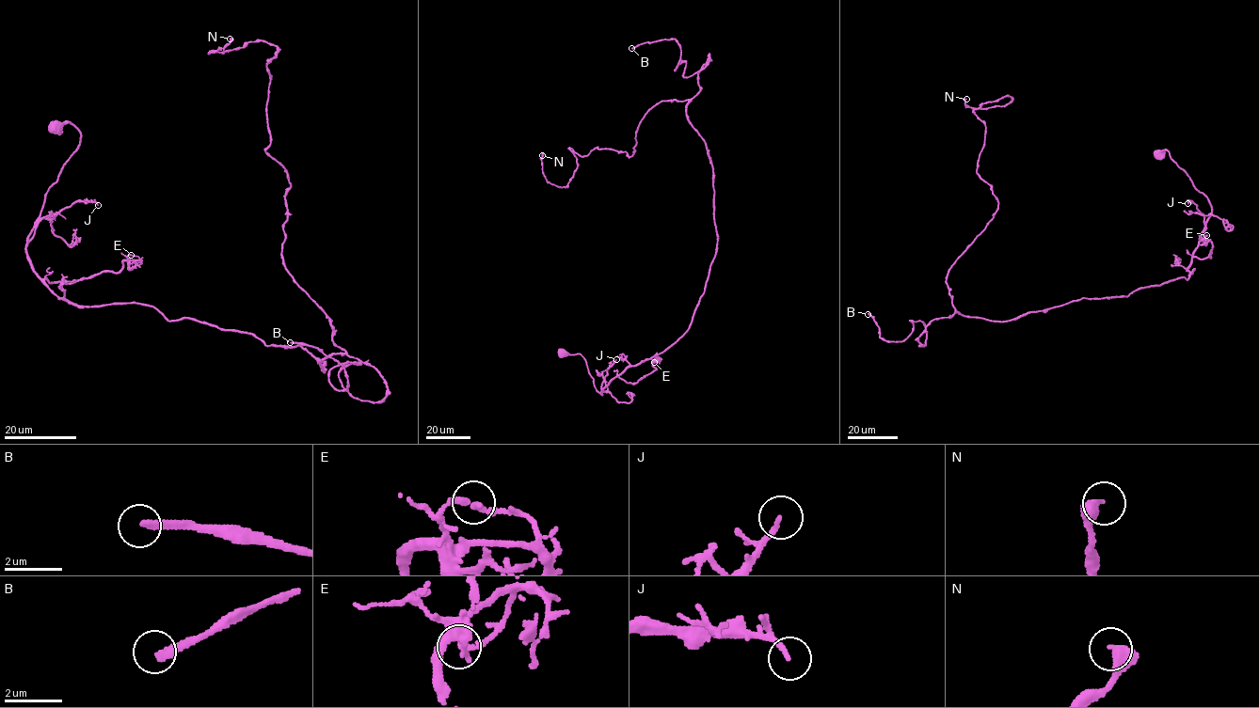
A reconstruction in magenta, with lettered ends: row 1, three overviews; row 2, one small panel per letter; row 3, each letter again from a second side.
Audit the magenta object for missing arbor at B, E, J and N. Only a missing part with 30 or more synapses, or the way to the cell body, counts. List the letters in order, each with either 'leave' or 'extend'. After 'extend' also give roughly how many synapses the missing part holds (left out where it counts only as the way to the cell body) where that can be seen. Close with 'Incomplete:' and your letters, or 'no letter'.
B: extend; about 100 synapses
E: leave
J: leave
N: leave
Incomplete: B

